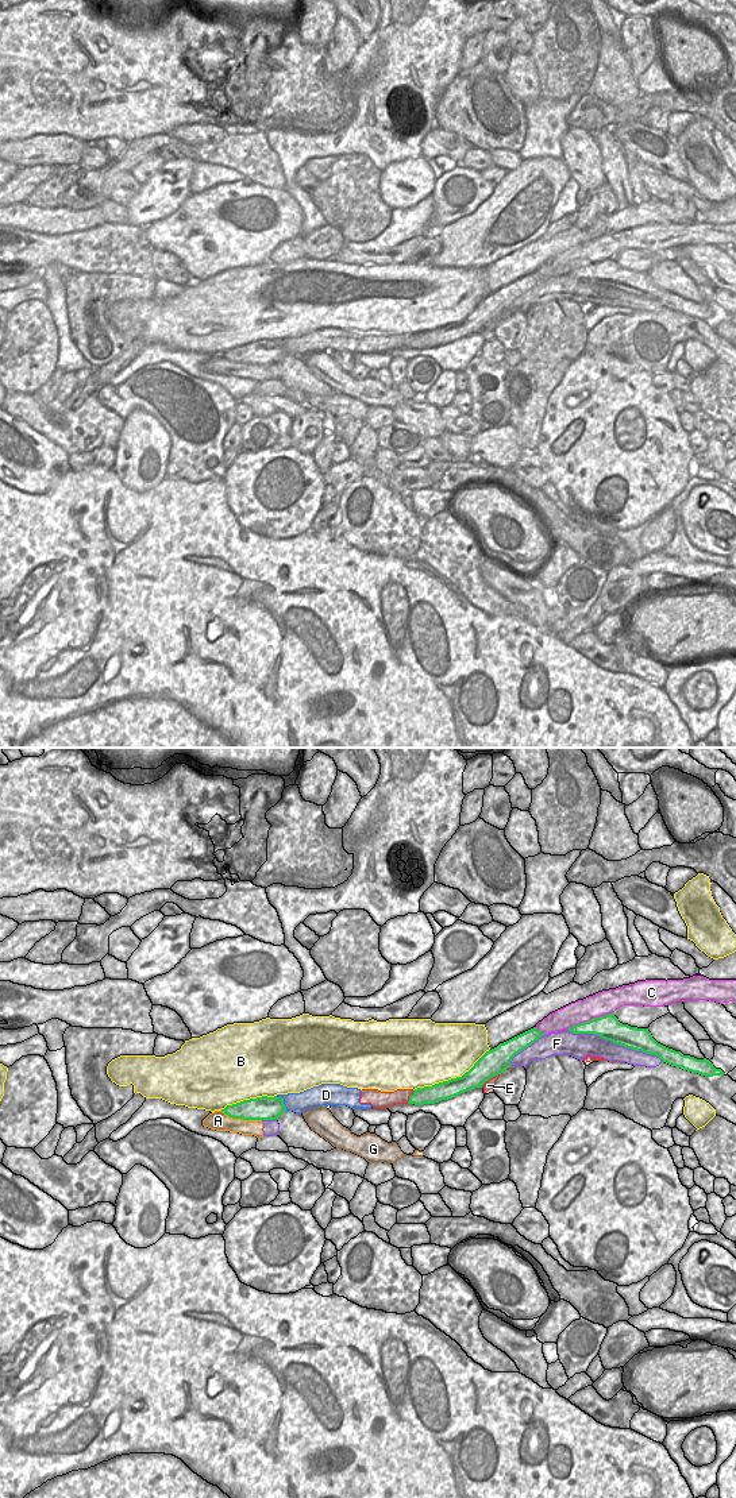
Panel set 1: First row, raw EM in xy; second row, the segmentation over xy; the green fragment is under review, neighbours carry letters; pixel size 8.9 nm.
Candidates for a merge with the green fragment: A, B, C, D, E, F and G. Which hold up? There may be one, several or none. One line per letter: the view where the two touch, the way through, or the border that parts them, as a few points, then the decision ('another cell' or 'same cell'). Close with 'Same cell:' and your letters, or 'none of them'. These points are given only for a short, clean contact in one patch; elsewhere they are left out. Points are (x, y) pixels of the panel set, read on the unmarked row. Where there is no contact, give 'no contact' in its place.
A: meets green in xy; border along xy (220, 355), (232, 362), (261, 365); another cell
B: meets green in xy; another cell
C: meets green in xy; another cell
D: meets green in xy; another cell
E: meets green in xy; another cell
F: meets green in xy; another cell
G: no contact; another cell
Same cell: none of them

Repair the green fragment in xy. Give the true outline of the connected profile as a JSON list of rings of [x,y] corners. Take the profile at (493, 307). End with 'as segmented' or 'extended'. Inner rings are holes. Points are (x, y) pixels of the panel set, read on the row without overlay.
[[[536,271],[486,296],[474,310],[462,321],[451,323],[432,331],[417,332],[409,340],[408,348],[424,350],[452,343],[470,333],[482,332],[490,323],[501,318],[510,310],[512,302],[544,281]]]; as segmented

